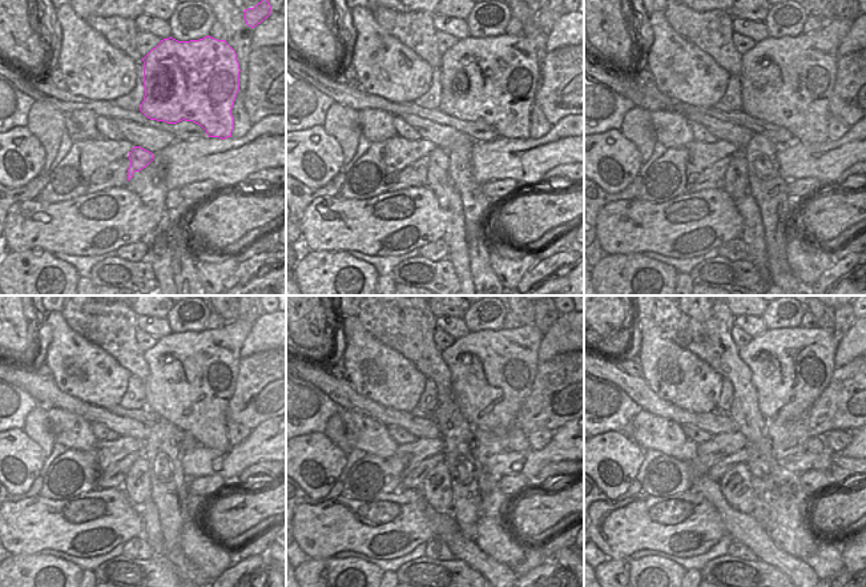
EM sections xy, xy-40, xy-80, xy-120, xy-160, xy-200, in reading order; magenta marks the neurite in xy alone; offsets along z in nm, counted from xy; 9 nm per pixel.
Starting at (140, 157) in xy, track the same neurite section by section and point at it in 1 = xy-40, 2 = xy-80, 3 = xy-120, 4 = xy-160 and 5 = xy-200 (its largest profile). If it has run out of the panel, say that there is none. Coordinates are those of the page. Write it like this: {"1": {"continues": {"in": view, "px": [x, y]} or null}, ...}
{"1": {"continues": {"in": "xy-40", "px": [438, 160]}}, "2": {"continues": {"in": "xy-80", "px": [736, 180]}}, "3": {"continues": {"in": "xy-120", "px": [137, 485]}}, "4": {"continues": {"in": "xy-160", "px": [436, 489]}}, "5": {"continues": {"in": "xy-200", "px": [736, 487]}}}

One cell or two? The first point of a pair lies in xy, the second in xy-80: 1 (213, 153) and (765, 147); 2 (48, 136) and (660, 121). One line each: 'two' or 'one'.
1: two
2: two

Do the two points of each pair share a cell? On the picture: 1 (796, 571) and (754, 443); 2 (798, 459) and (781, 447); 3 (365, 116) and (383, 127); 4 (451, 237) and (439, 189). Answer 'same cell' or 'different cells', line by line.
1: different cells
2: different cells
3: same cell
4: same cell

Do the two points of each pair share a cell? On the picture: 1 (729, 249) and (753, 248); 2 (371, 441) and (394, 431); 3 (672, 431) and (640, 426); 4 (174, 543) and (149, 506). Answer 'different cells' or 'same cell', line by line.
1: different cells
2: different cells
3: same cell
4: different cells

